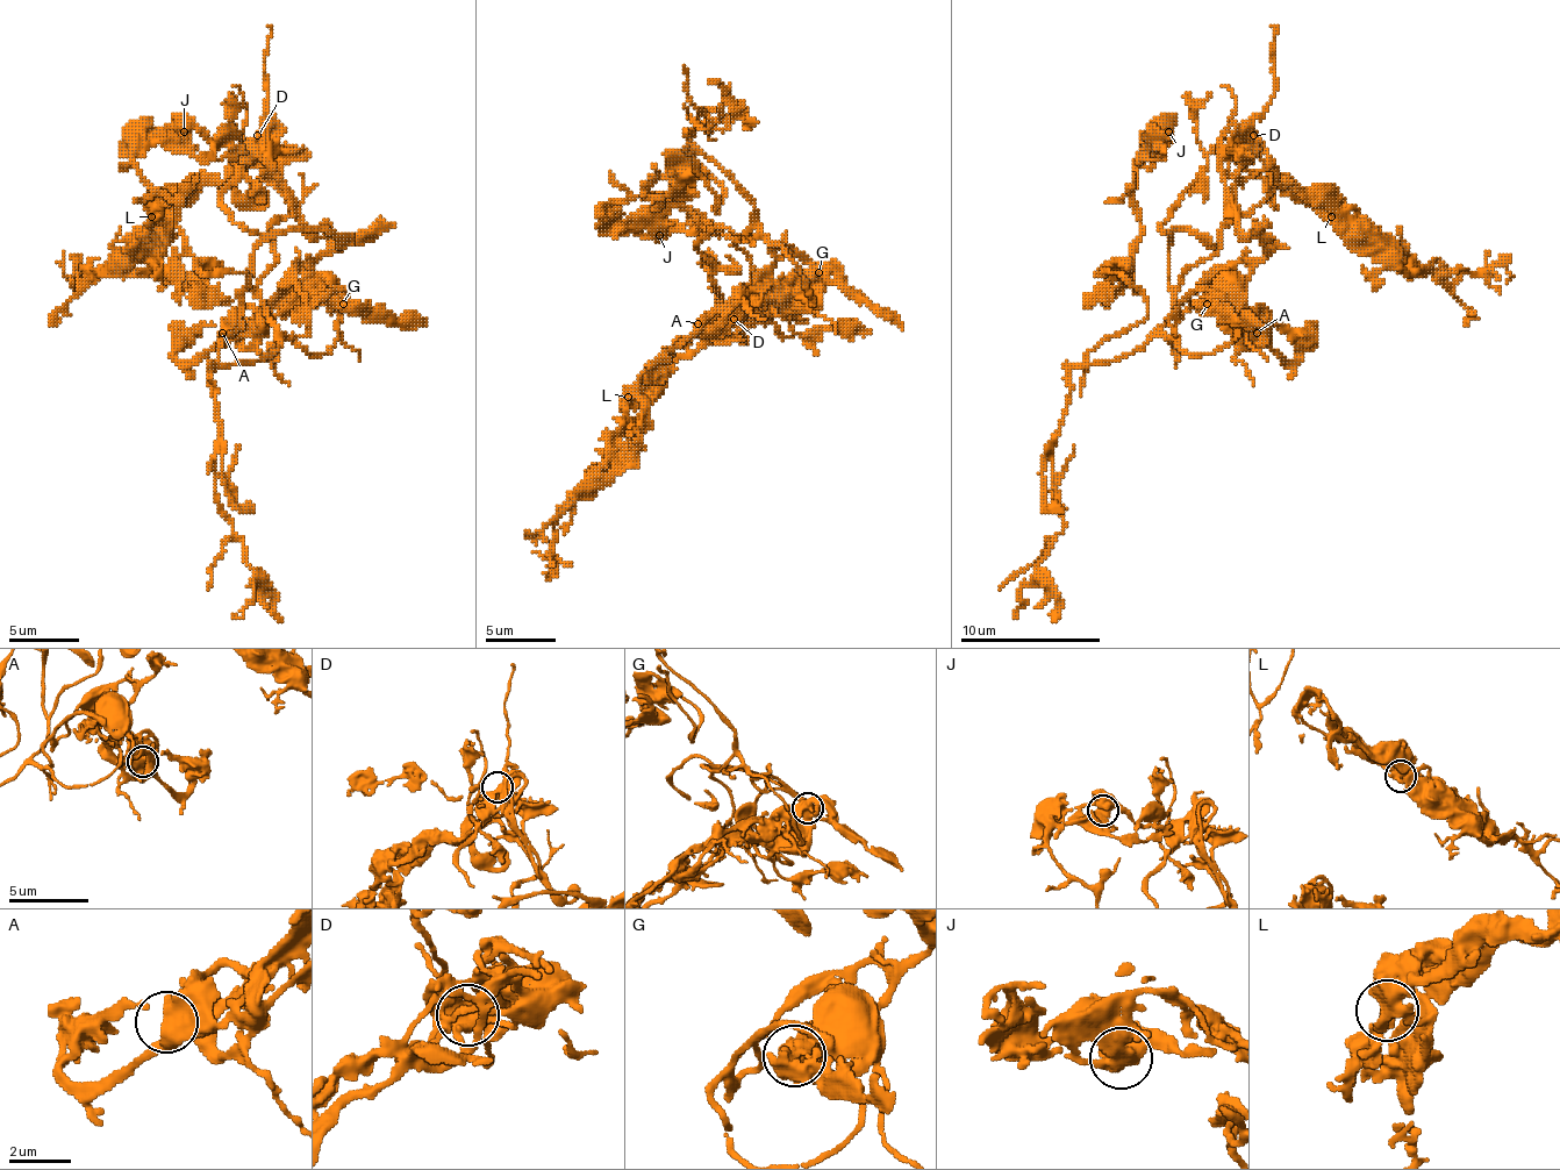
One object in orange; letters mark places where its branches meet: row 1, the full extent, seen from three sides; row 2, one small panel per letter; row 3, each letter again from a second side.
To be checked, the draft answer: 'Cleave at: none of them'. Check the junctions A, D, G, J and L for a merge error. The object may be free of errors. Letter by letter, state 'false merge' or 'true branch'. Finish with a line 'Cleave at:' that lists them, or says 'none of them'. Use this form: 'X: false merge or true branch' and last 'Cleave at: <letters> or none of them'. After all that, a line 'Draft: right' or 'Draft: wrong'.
A: true branch
D: true branch
G: true branch
J: true branch
L: true branch
Cleave at: none of them
Draft: right

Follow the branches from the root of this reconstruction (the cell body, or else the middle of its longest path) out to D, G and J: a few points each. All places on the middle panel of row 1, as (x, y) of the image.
D: (748, 228), (734, 245), (751, 259), (748, 294), (765, 305), (755, 301), (758, 308), (741, 308), (734, 319)
G: (748, 228), (761, 232), (772, 242), (782, 242), (782, 235), (814, 270), (810, 273), (817, 273)
J: (748, 228), (755, 202), (694, 154), (716, 214), (723, 188), (684, 164), (659, 207), (610, 207), (659, 235)

